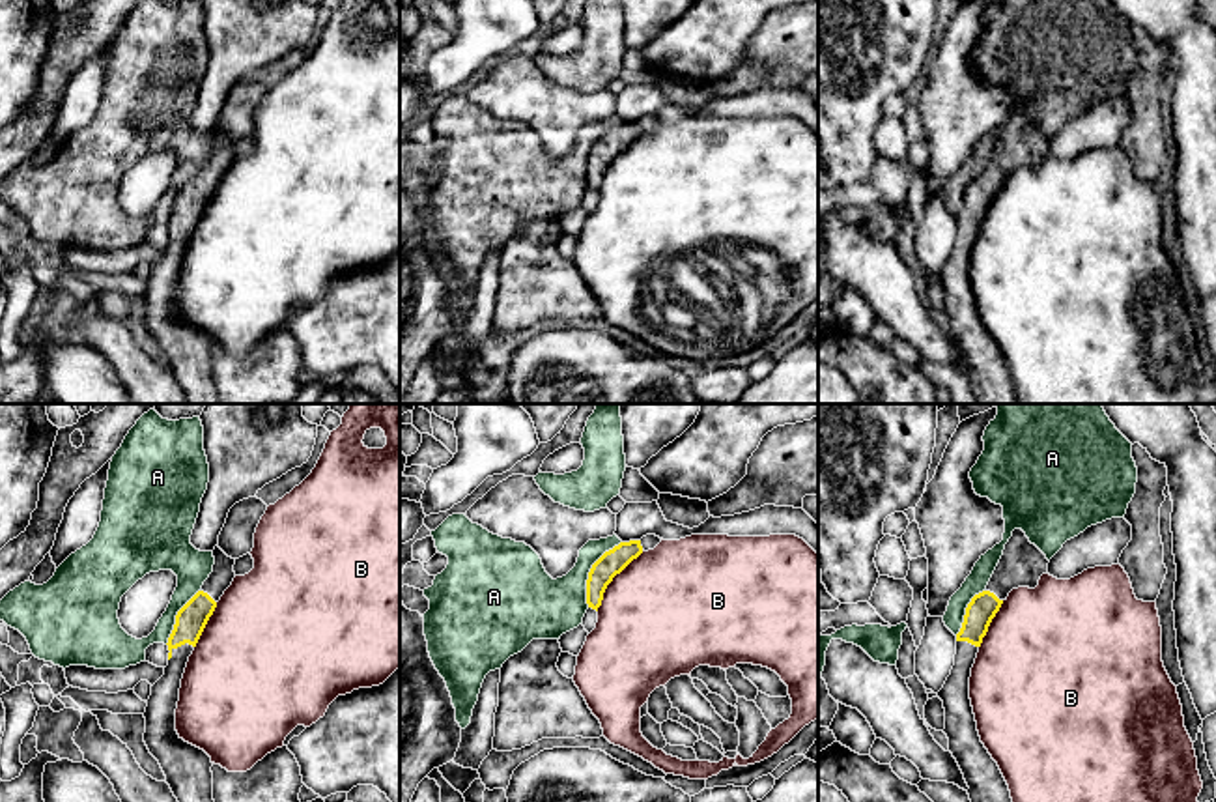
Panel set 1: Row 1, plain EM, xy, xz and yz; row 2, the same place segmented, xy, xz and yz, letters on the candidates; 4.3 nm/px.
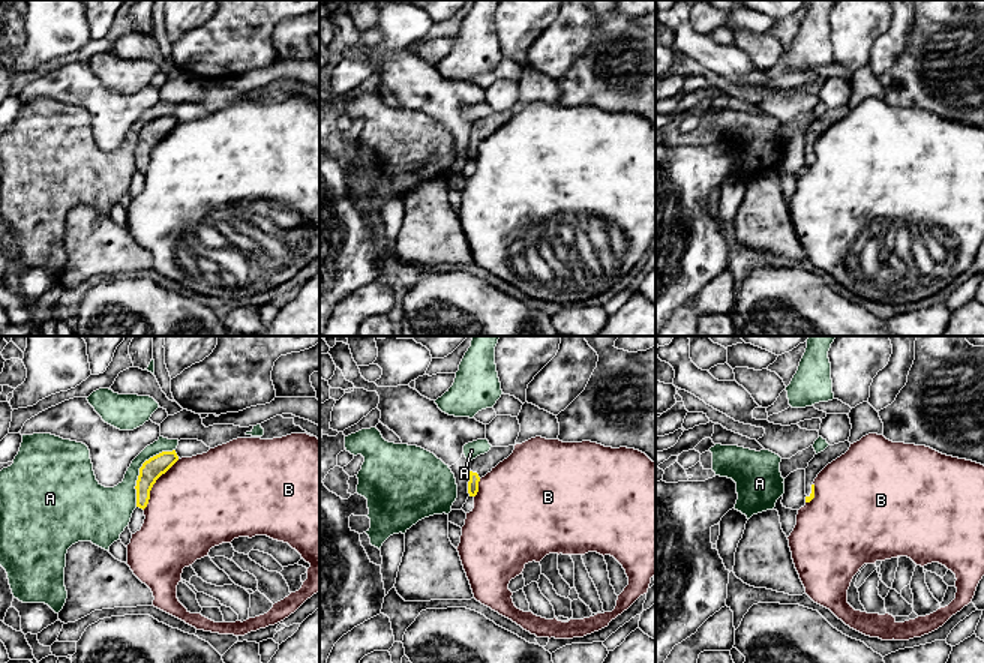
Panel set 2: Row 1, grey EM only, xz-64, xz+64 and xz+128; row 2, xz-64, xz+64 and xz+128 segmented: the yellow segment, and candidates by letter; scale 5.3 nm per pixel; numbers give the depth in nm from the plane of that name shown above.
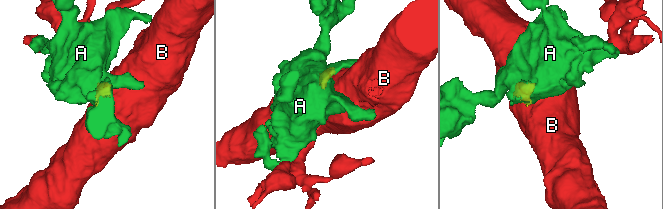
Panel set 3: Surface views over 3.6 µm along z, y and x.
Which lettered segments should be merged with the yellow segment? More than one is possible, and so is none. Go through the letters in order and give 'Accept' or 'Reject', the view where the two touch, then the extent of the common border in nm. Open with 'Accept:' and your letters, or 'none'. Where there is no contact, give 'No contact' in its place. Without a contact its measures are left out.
Accept: none
A: Reject. Touches yellow in xz. Shared border 320 nm
B: Reject. Touches yellow in xz. Shared border 340 nm

